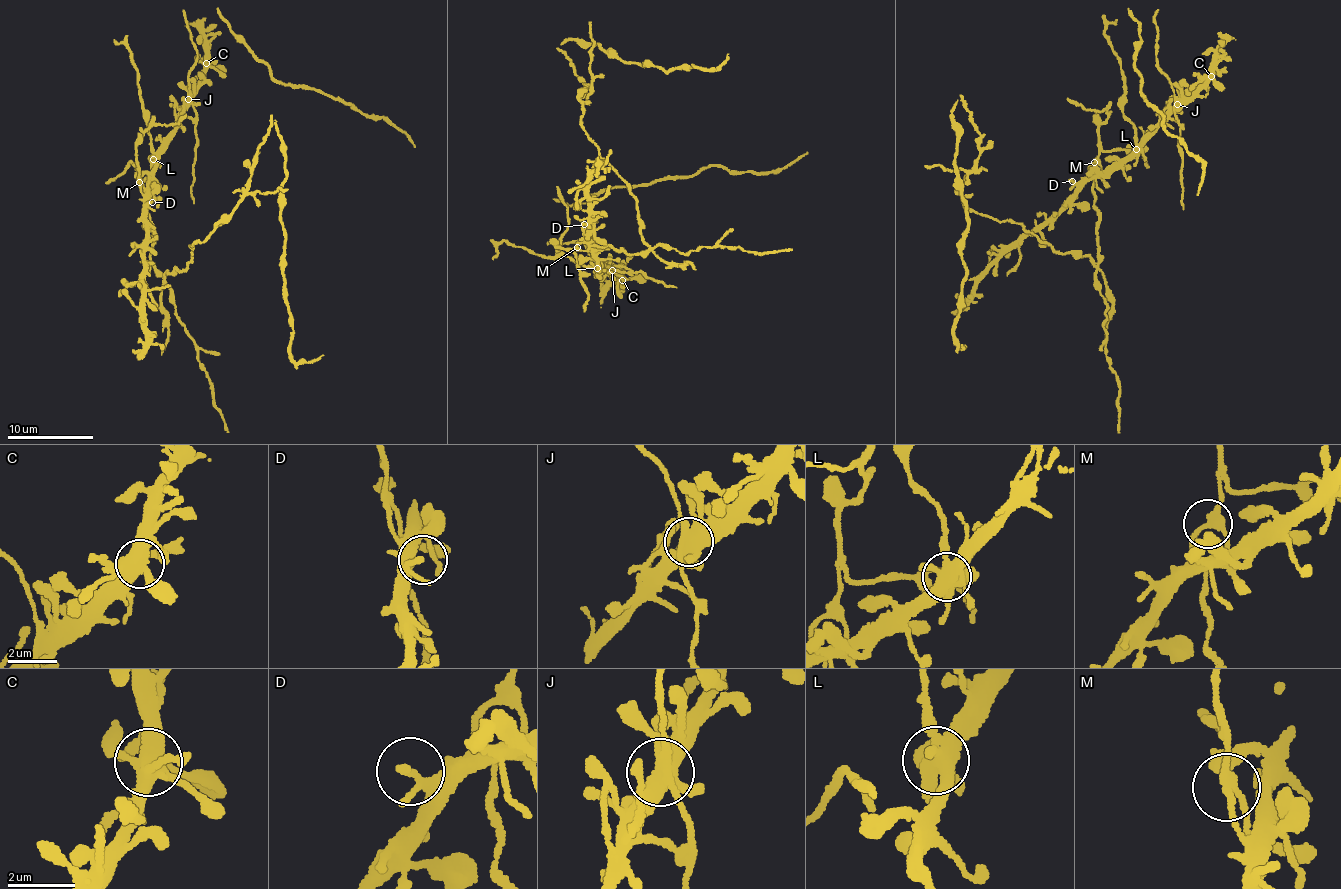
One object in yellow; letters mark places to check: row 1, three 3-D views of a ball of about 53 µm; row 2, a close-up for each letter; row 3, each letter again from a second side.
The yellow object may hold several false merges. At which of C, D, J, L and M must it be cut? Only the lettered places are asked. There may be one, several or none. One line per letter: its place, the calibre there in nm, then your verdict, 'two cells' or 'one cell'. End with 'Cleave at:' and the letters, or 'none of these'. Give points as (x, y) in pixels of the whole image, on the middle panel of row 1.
C: at (622, 280); 480 nm thick; one cell
D: at (584, 224); 160 nm thick; one cell
J: at (612, 270); 480 nm thick; two cells
L: at (597, 268); 480 nm thick; two cells
M: at (577, 247); 200 nm thick; two cells
Cleave at: J, L, M

